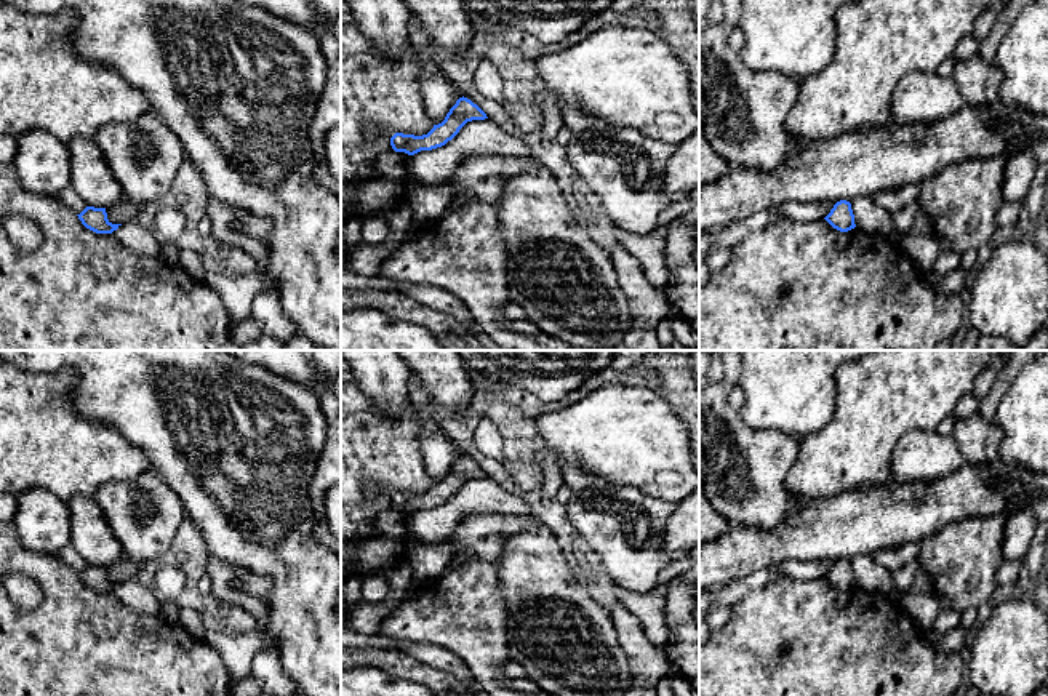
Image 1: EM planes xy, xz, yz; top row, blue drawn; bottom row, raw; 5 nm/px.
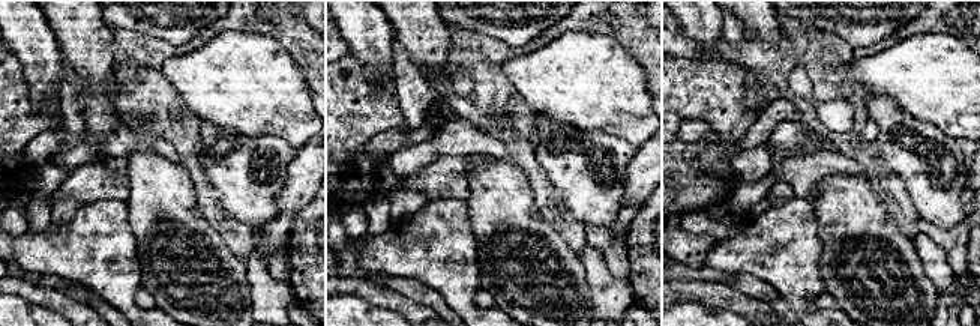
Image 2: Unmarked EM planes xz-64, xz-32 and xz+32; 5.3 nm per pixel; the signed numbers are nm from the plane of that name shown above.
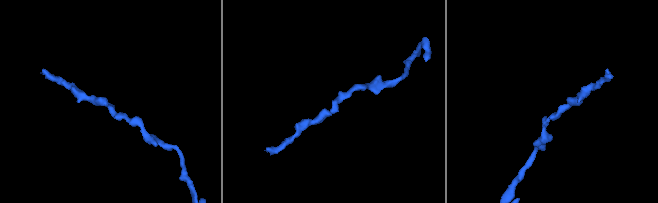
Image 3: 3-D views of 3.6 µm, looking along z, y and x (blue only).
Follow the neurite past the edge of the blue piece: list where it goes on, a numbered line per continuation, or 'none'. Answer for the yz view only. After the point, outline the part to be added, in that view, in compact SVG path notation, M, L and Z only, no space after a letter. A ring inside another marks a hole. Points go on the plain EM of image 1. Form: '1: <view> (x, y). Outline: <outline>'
none

